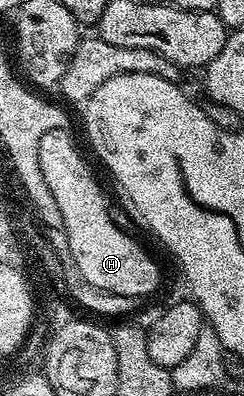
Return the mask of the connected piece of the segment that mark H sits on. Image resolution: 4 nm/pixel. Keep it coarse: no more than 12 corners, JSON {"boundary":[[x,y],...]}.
{"boundary":[[67,129],[37,145],[72,261],[99,291],[138,300],[159,267],[115,224]]}

